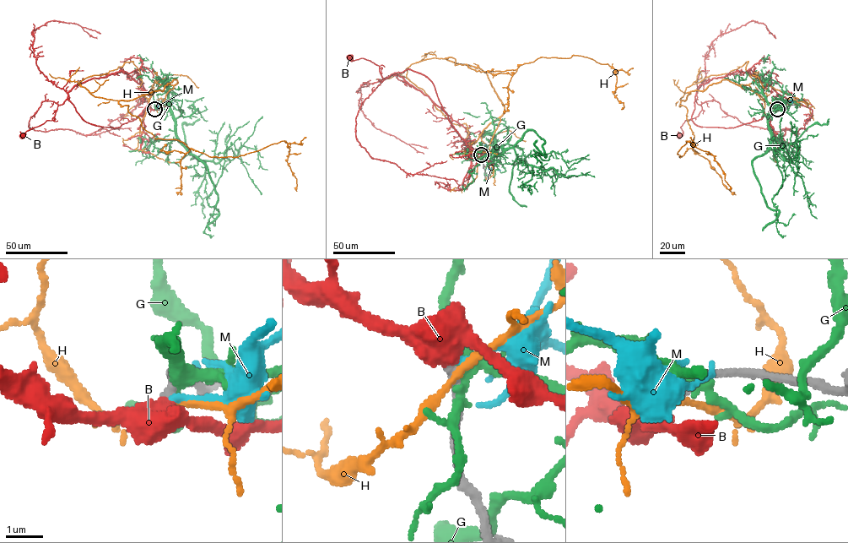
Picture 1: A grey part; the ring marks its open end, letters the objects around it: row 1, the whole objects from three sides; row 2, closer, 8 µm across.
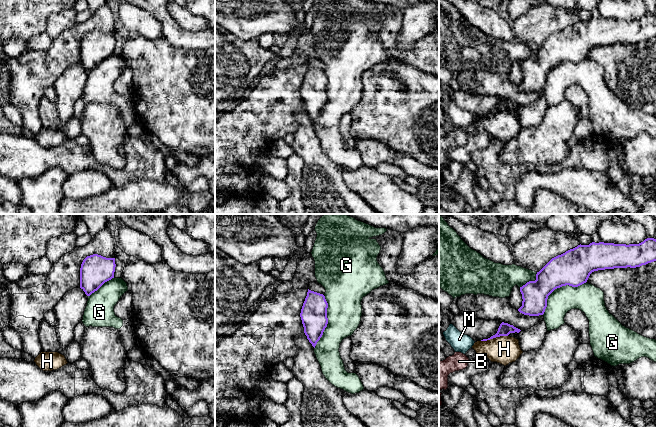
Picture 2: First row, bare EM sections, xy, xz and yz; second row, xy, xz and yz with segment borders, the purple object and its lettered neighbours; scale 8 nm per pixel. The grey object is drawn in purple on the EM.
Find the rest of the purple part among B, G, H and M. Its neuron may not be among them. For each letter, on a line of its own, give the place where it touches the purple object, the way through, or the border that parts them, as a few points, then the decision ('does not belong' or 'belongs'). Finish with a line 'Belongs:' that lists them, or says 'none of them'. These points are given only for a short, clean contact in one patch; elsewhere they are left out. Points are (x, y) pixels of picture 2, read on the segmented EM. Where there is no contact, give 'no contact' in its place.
B: no contact; belongs
G: meets purple in yz at (558, 287); does not belong
H: meets purple in yz at (494, 337); border along yz (507, 335), (481, 341); does not belong
M: no contact; does not belong
Belongs: B

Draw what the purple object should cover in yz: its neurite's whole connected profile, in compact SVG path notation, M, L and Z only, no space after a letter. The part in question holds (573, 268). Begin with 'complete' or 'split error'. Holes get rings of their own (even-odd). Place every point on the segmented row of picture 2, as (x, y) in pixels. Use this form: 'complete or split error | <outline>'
complete | M647 238L639 244L614 244L592 242L589 245L578 245L565 253L552 258L536 274L535 281L529 281L522 287L522 306L518 311L524 315L543 315L547 307L548 296L562 286L578 287L587 282L594 271L614 268L636 268L656 261L656 239Z

